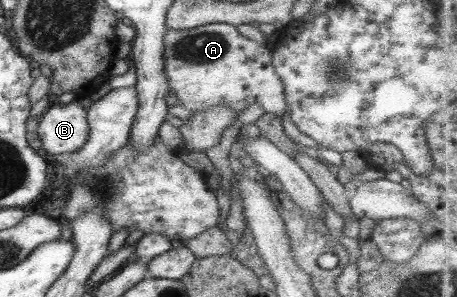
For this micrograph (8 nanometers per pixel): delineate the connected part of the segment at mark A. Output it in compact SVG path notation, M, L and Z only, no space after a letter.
M225 23L204 24L189 30L168 29L164 36L165 72L170 90L178 96L179 105L192 112L217 105L229 105L235 112L242 112L254 102L259 102L266 113L283 115L286 111L284 84L272 65L272 53L268 47L245 38L237 27Z

